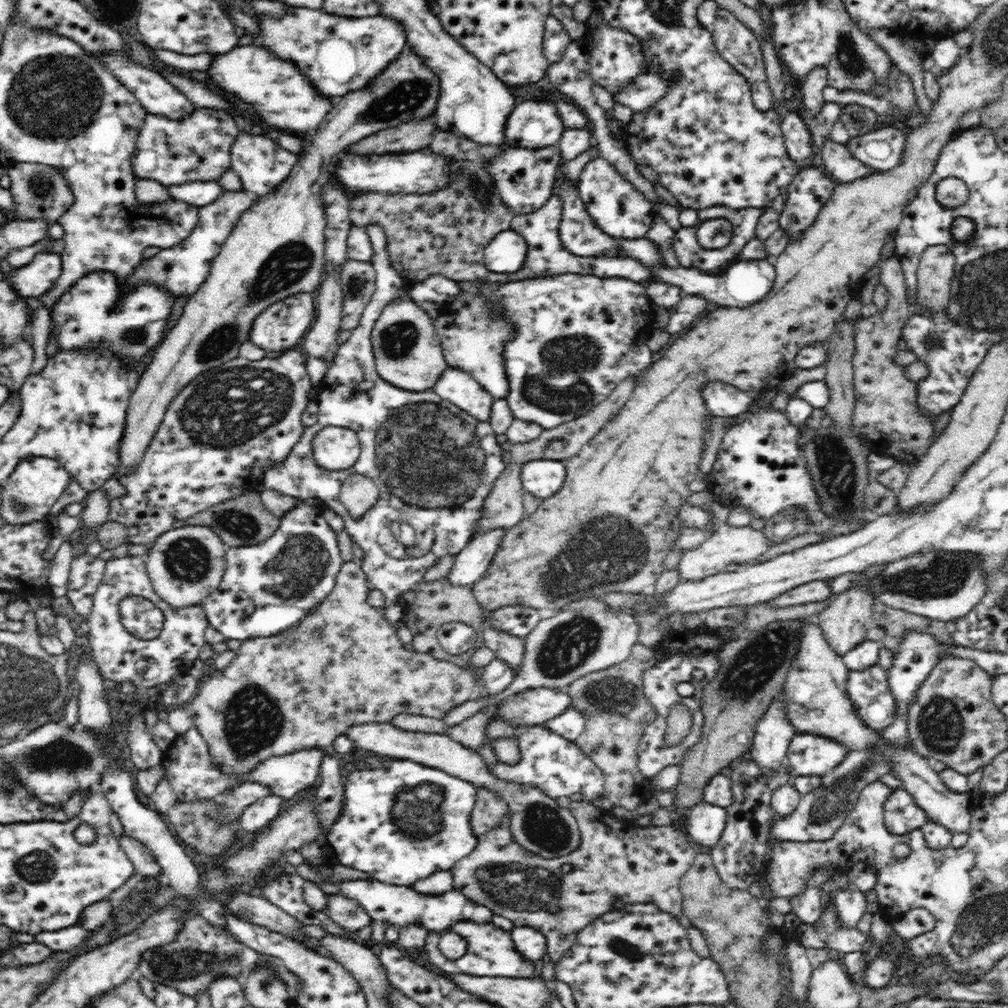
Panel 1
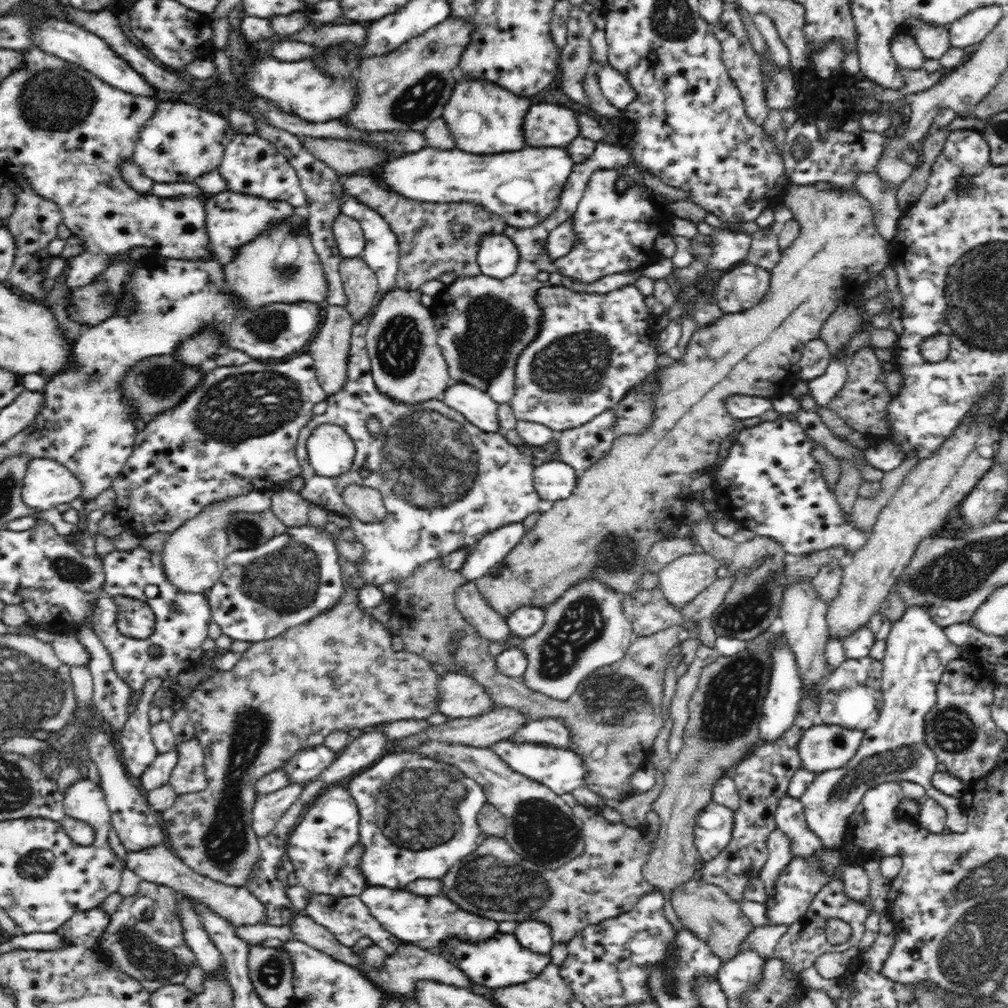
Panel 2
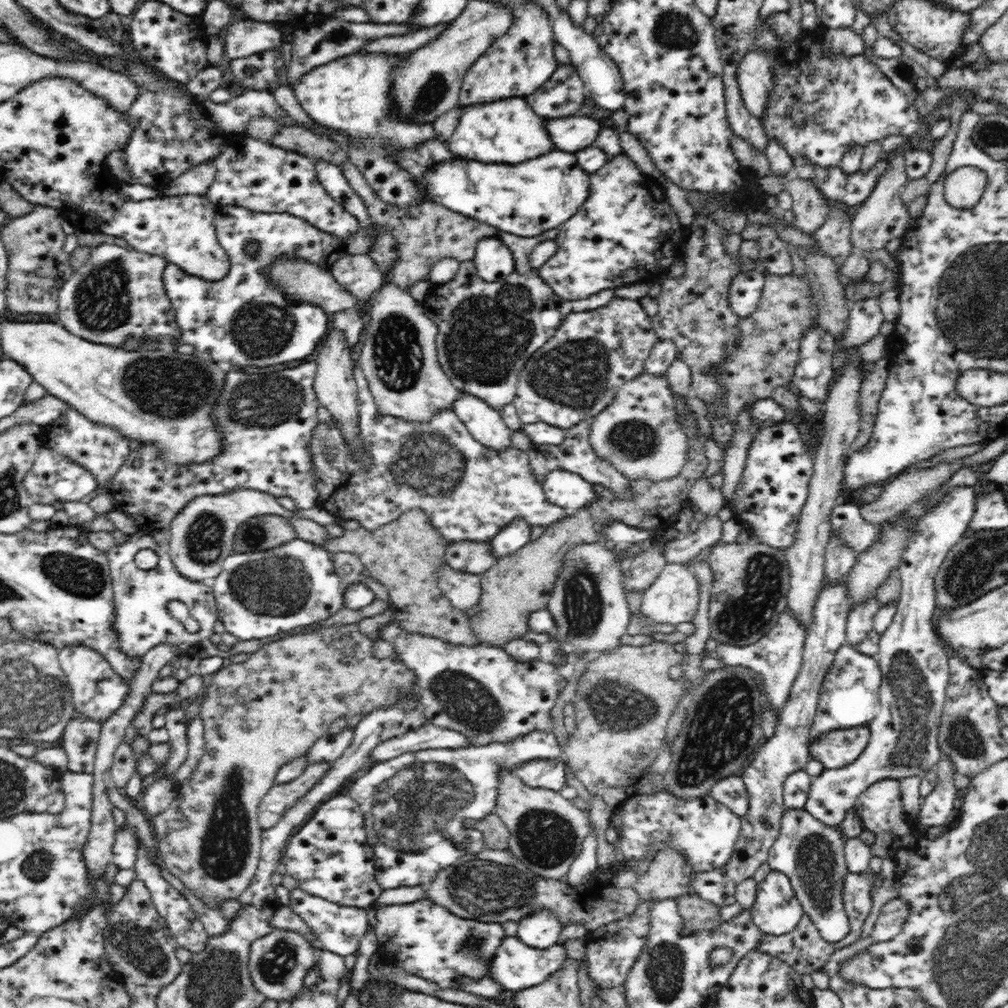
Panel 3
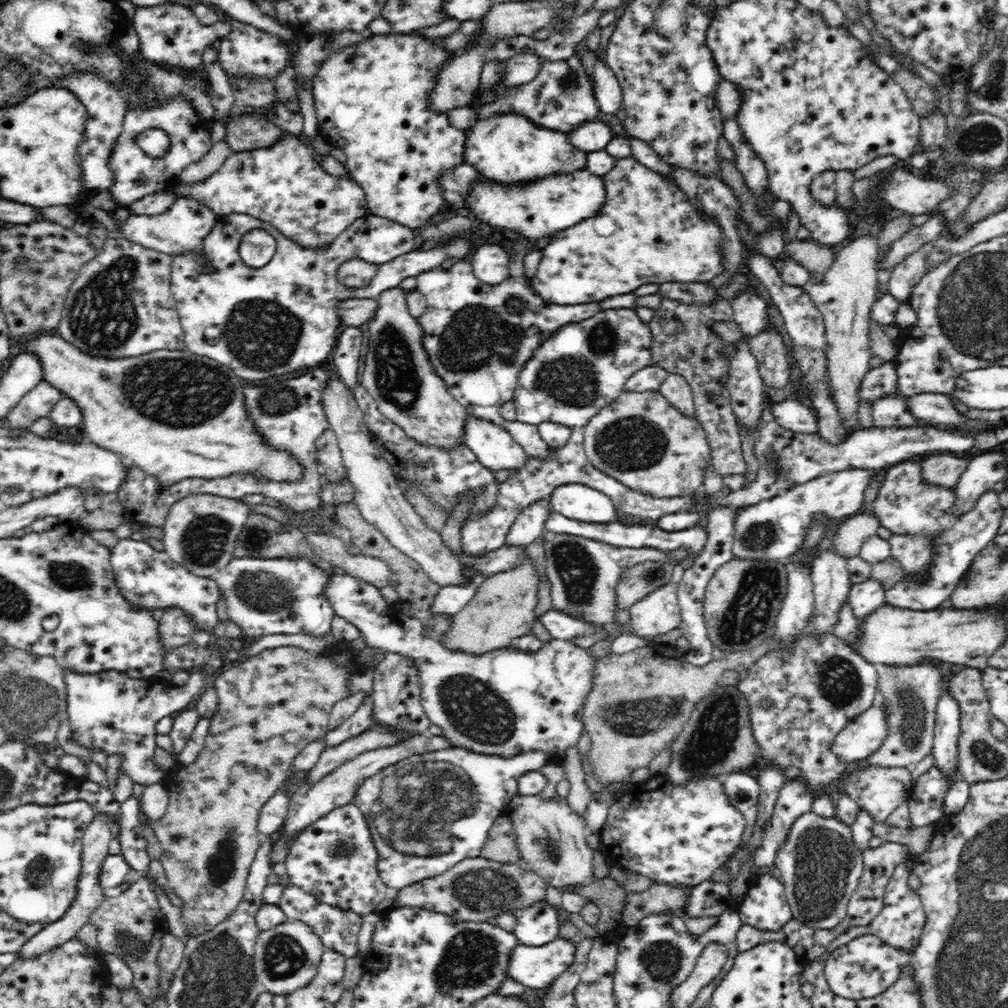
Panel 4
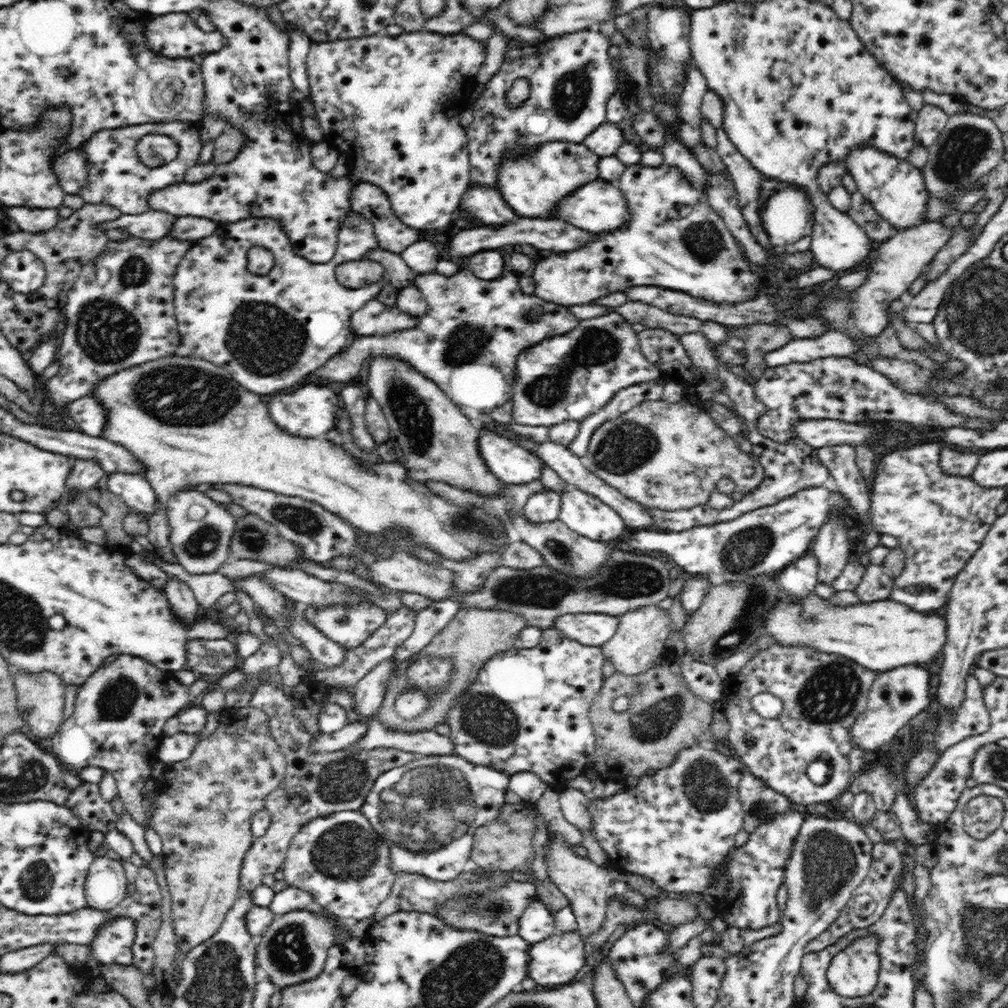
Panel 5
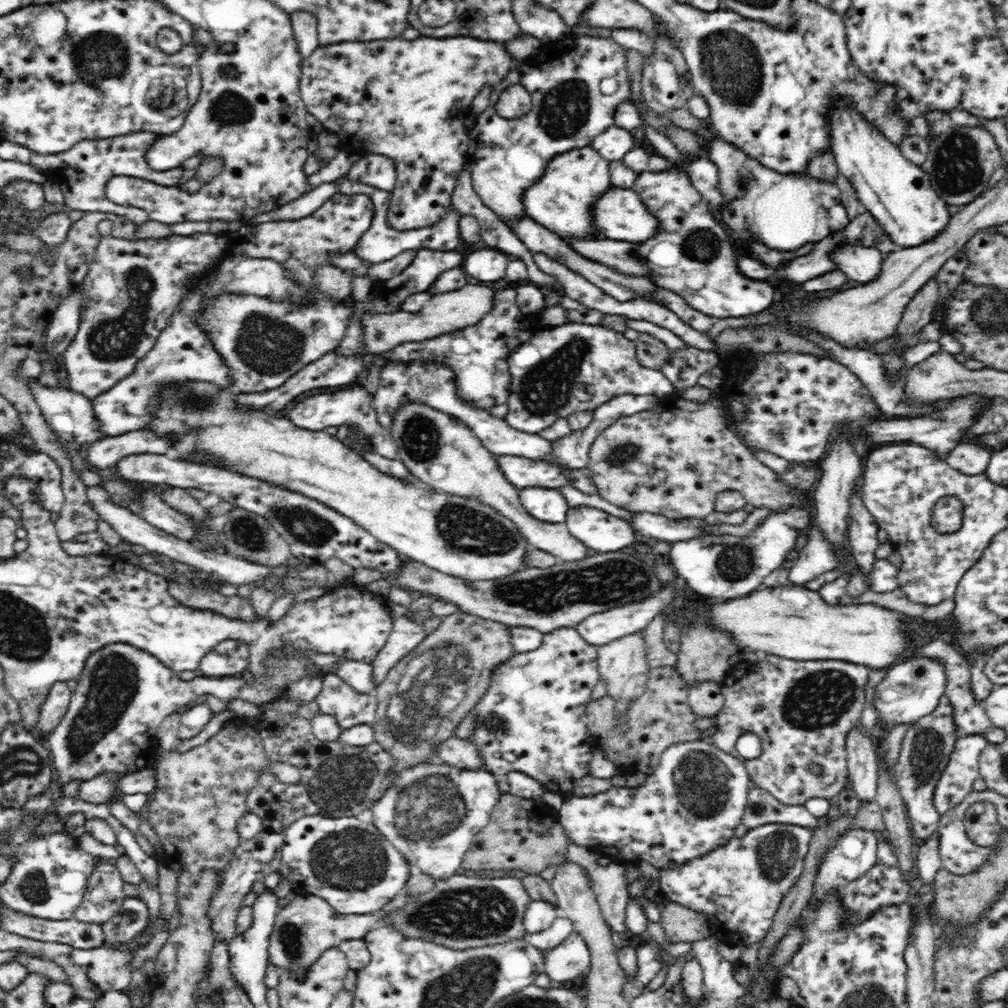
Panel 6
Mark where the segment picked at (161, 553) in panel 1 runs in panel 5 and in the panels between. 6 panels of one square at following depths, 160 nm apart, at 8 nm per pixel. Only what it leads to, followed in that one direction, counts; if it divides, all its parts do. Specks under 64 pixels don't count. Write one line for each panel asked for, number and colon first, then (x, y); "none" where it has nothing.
2: (193, 558)
3: (202, 534)
4: (200, 533)
5: (202, 531)

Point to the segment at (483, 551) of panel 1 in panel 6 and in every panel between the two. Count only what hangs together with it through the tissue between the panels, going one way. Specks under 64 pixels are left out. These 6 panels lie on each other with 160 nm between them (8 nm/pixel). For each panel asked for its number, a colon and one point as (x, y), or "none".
2: (491, 549)
3: (516, 534)
4: (530, 523)
5: (544, 506)
6: (547, 505)

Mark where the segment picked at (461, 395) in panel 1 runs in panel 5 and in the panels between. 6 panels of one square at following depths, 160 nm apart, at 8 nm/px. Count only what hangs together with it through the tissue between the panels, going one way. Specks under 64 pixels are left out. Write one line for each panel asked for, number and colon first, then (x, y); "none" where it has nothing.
2: (475, 405)
3: (484, 424)
4: (494, 448)
5: (512, 464)

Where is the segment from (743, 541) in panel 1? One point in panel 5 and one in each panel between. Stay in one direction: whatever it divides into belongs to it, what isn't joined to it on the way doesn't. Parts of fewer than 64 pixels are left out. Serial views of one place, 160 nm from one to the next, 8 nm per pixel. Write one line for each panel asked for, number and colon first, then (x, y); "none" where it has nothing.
2: (681, 581)
3: (672, 599)
4: (659, 613)
5: (642, 634)

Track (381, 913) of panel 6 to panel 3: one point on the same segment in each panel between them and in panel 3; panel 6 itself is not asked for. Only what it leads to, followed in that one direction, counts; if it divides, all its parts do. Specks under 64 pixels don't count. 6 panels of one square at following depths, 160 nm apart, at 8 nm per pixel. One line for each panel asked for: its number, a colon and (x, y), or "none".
3: (279, 961)
4: (286, 956)
5: (293, 948)

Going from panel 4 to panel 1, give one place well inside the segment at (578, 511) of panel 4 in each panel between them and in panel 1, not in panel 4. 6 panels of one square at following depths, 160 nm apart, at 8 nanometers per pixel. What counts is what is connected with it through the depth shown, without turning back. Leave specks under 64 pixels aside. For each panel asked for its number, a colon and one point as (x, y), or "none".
1: (542, 478)
2: (554, 480)
3: (568, 490)

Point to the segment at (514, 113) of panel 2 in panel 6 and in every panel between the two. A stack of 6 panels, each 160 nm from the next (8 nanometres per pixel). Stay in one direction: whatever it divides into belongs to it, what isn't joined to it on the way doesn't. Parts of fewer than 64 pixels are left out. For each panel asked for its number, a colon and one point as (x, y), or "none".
3: (507, 130)
4: (509, 148)
5: (532, 183)
6: (560, 200)

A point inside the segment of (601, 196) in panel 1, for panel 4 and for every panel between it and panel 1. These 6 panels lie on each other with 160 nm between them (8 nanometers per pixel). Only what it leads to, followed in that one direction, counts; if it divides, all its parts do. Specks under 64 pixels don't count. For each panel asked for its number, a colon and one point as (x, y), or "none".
2: (616, 224)
3: (624, 232)
4: (648, 232)

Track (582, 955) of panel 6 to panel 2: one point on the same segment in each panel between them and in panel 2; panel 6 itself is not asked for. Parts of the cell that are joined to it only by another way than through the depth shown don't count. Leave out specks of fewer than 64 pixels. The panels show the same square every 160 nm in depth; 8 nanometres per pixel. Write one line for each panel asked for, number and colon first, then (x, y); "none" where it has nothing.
2: (501, 961)
3: (516, 966)
4: (534, 966)
5: (557, 960)

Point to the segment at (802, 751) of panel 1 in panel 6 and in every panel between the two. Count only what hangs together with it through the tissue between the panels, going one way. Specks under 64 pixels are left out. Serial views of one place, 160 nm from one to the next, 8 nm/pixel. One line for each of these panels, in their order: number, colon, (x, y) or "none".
2: (822, 747)
3: (835, 749)
4: (858, 739)
5: (897, 696)
6: (912, 689)

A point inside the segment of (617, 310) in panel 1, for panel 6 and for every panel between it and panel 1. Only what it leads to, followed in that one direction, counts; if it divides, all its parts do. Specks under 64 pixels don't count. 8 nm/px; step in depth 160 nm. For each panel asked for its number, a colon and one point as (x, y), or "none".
2: (590, 350)
3: (576, 375)
4: (578, 371)
5: (569, 377)
6: (575, 367)

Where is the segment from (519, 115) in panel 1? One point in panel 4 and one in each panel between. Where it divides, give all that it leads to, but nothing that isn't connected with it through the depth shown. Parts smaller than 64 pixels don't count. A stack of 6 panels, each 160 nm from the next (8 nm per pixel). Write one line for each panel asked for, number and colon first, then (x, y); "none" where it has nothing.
2: (545, 124)
3: (574, 133)
4: (590, 136)

